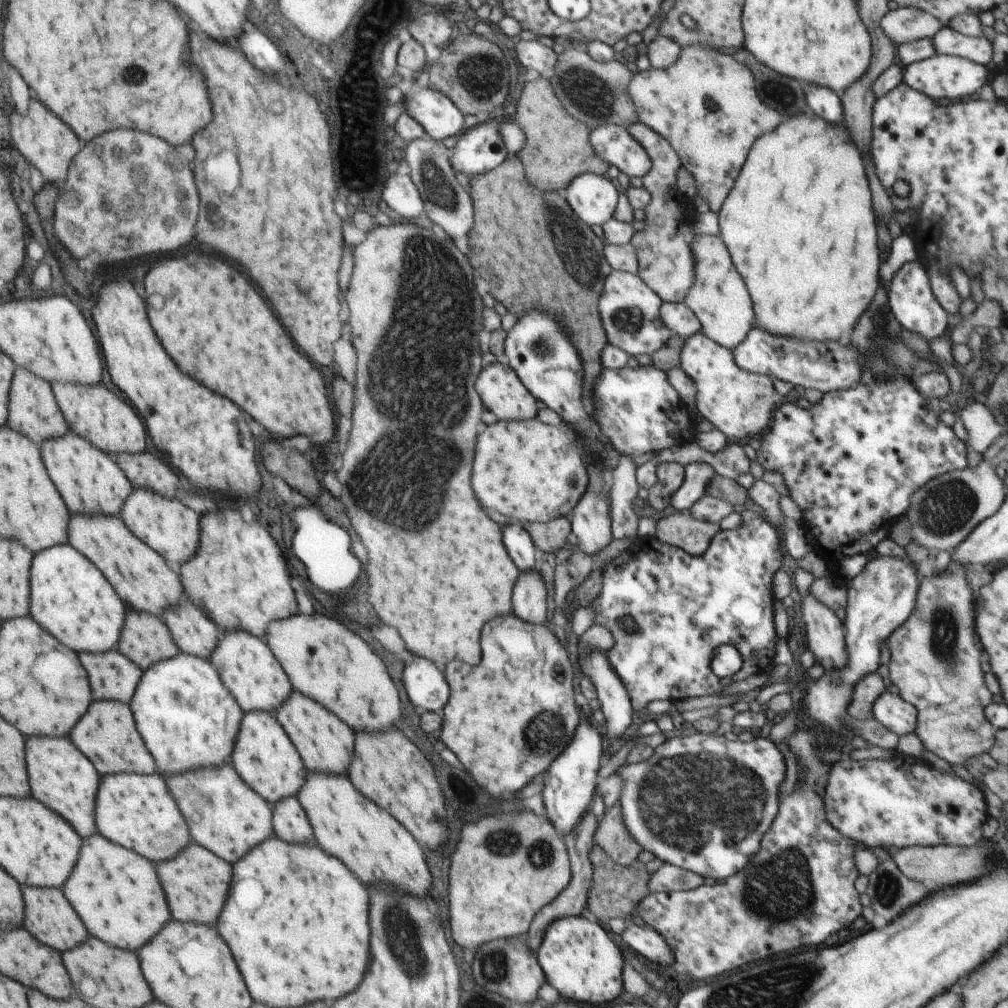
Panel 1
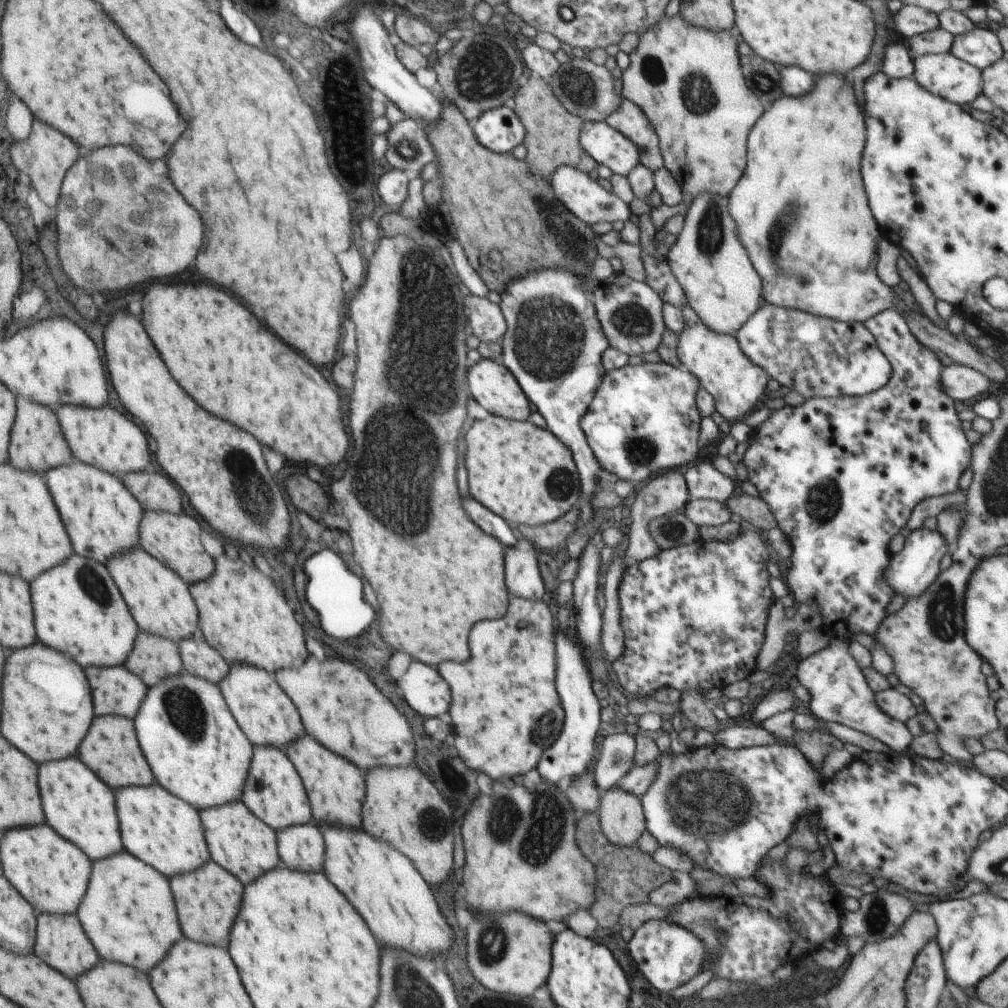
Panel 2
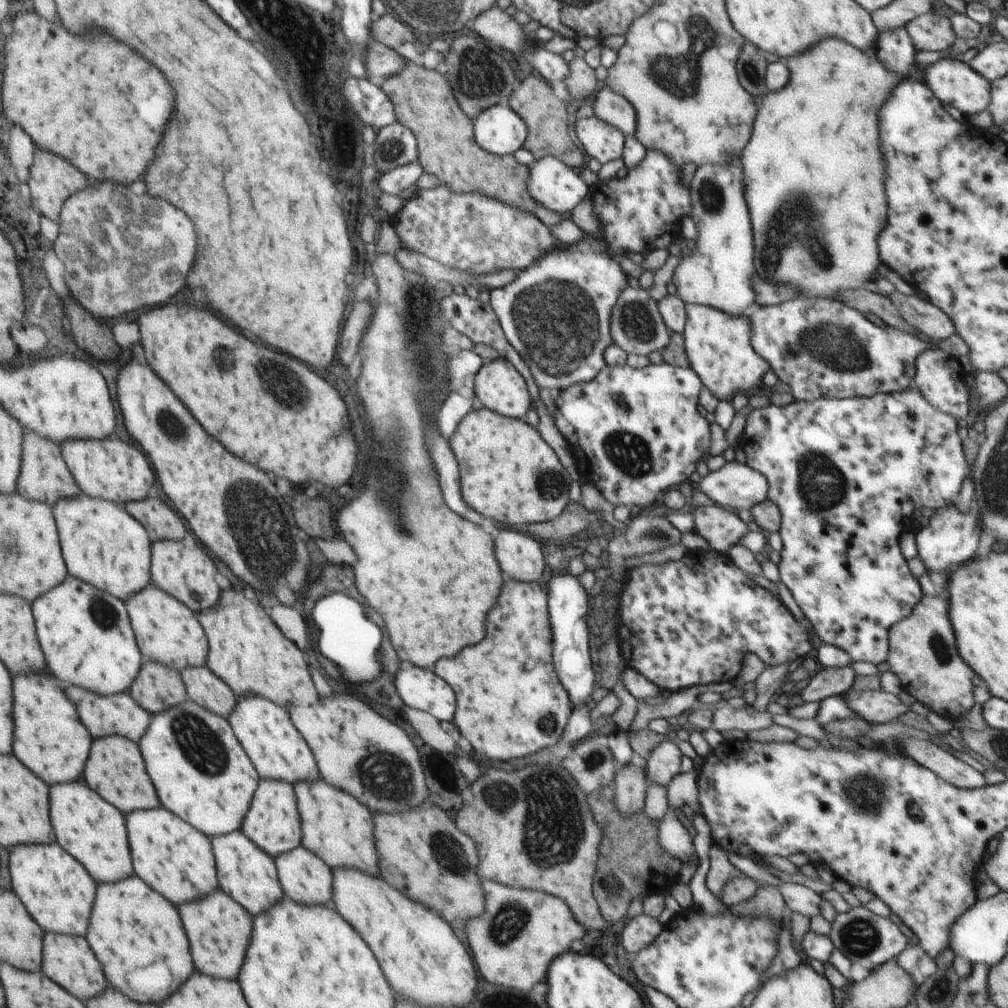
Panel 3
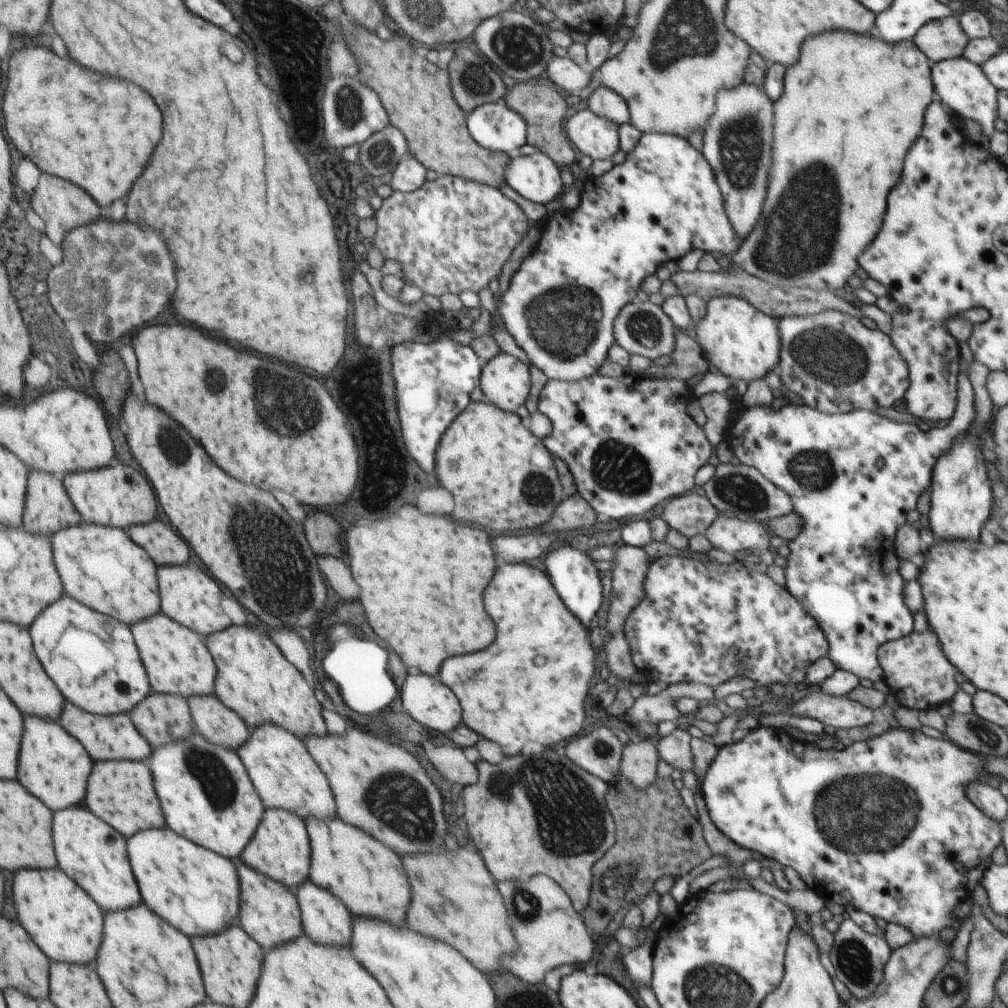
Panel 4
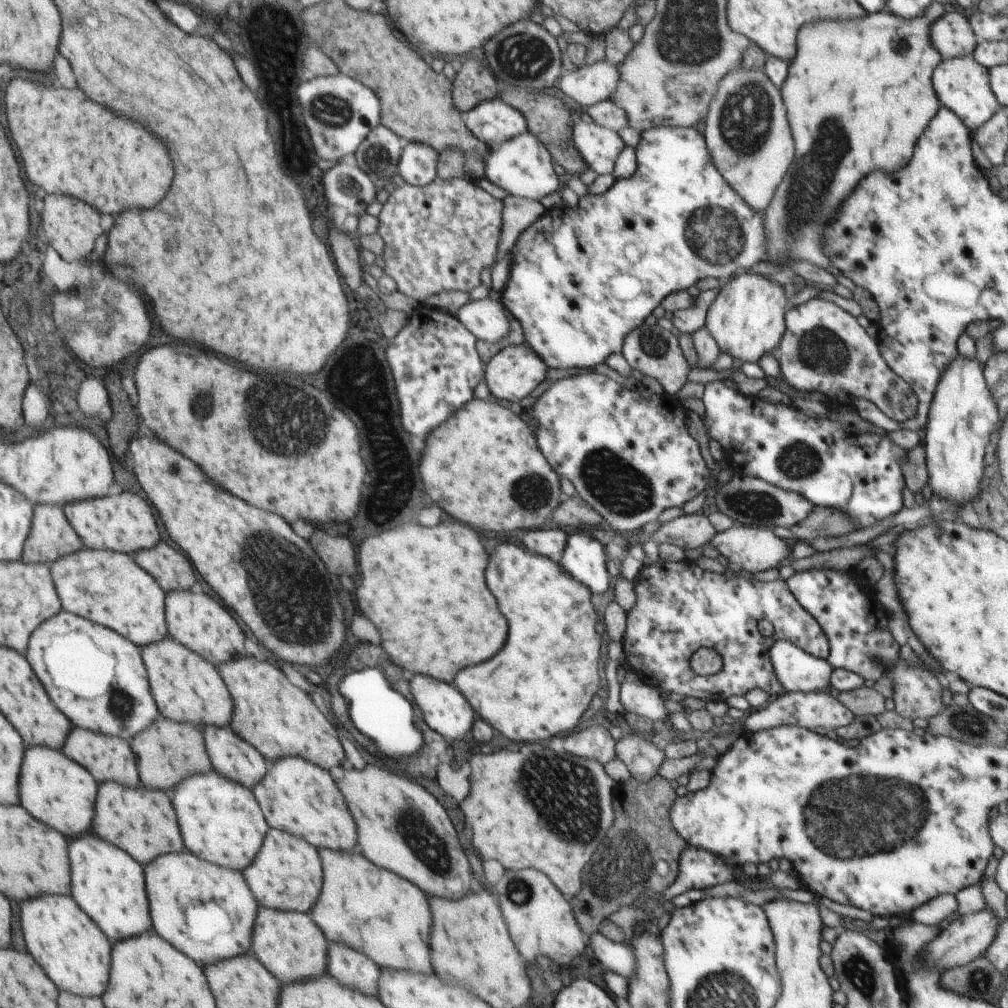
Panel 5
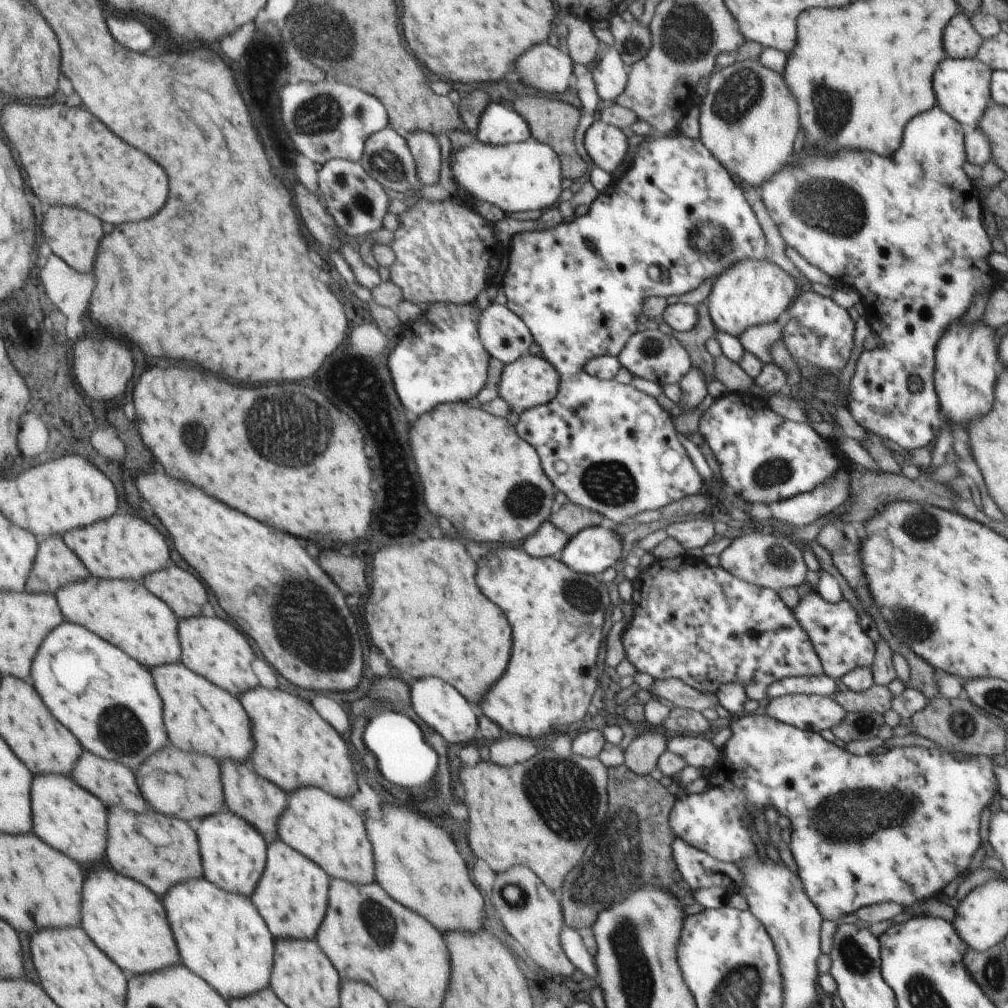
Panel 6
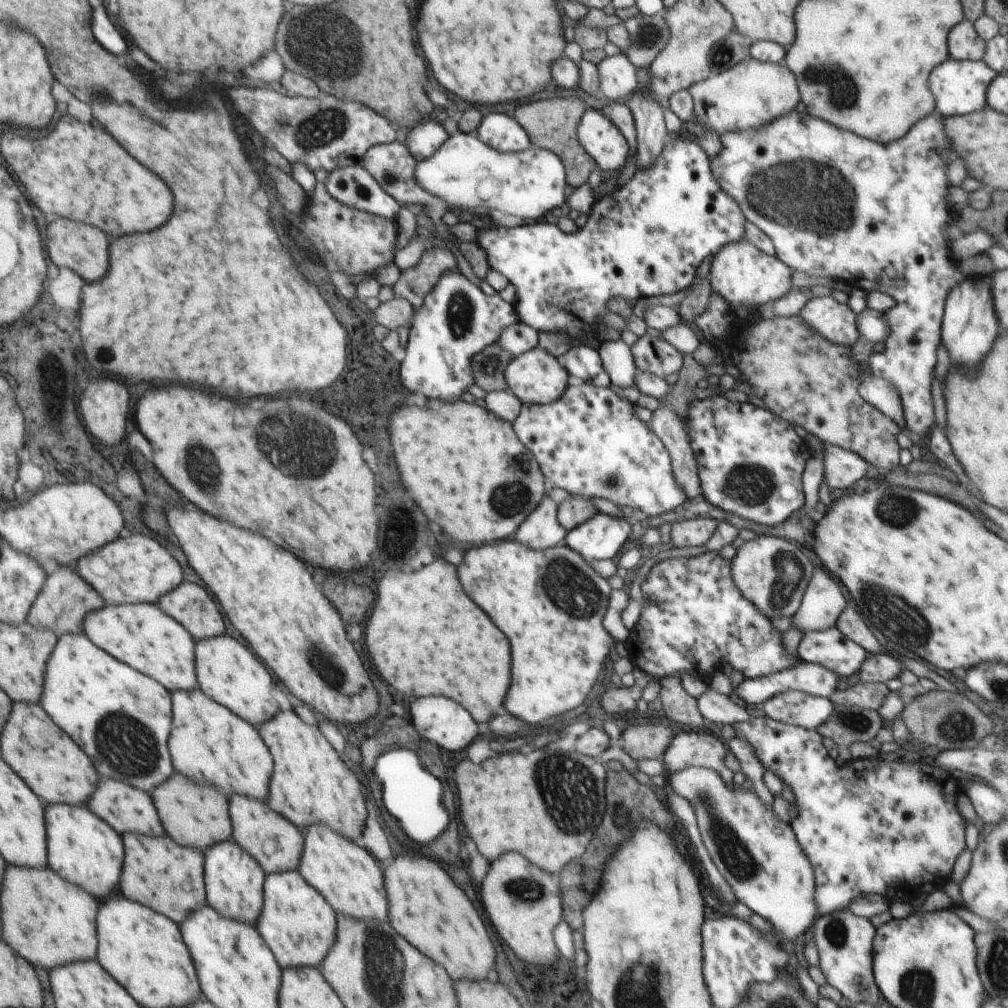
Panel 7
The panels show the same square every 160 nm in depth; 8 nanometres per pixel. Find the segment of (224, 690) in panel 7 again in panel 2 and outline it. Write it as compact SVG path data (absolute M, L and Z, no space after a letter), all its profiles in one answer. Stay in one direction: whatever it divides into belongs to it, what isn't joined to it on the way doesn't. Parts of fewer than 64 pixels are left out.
M162 511L143 512L142 548L149 555L156 557L166 568L175 572L188 586L206 580L215 571L215 562L204 549L200 534L202 534L202 528L198 524L198 520L183 512L180 515Z

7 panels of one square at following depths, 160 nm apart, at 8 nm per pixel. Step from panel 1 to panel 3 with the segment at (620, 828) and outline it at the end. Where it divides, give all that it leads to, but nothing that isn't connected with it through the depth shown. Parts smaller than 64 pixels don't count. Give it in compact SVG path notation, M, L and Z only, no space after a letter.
M628 763L617 769L613 785L614 802L624 818L630 818L644 808L644 798L648 786L649 778L645 766Z

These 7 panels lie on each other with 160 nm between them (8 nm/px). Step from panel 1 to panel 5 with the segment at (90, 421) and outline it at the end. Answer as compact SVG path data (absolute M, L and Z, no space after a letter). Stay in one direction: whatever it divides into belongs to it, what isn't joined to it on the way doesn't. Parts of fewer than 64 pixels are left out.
M114 492L104 499L90 499L68 503L63 511L71 527L83 541L83 548L91 551L116 551L130 556L156 547L160 542L160 532L152 508L138 496L128 492Z

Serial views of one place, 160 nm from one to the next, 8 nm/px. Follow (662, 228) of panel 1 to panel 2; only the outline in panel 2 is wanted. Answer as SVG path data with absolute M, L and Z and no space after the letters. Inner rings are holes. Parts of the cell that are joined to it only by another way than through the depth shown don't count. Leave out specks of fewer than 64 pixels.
M621 98L619 108L605 122L629 139L639 151L639 162L654 172L664 166L659 141L648 118L630 100ZM642 253L642 258L648 276L646 284L658 294L663 303L669 303L680 308L686 305L687 299L684 292L681 291L680 284L672 275L666 258L659 263L654 257L644 253Z

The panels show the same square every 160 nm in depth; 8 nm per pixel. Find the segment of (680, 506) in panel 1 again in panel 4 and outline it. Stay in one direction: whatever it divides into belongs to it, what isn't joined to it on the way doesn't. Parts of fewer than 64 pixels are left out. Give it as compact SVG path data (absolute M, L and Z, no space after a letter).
M718 463L714 476L706 482L701 492L717 508L719 516L738 519L742 511L744 520L760 523L763 527L768 527L776 517L794 511L792 499L785 490L766 480L756 469L744 465Z

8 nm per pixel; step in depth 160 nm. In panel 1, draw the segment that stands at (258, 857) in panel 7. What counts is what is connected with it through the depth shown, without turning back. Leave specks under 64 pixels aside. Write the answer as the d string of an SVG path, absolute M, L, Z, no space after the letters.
M184 592L181 603L167 611L162 619L170 627L180 652L210 660L222 632Z

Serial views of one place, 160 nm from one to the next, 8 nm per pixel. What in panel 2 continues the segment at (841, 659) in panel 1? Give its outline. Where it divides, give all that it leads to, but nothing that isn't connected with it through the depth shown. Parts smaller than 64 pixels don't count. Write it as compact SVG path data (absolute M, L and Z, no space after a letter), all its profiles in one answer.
M830 639L823 650L800 662L794 678L796 683L800 680L800 684L812 695L810 711L820 721L846 725L895 751L909 749L915 736L908 731L905 723L892 719L876 705L875 694L866 683L863 670L848 653L849 646L850 641Z

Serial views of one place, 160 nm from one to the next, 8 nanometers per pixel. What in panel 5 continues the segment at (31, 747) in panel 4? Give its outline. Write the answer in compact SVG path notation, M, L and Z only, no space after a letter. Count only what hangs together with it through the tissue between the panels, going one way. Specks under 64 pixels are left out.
M30 748L28 760L24 760L24 808L36 816L36 820L56 828L60 834L79 839L87 834L94 818L96 782L82 765L66 758L62 752L48 748Z

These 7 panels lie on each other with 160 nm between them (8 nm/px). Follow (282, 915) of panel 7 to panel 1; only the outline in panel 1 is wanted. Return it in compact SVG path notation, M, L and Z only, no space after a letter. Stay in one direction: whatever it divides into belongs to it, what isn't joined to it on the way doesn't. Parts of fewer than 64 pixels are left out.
M264 711L244 713L230 764L238 776L270 806L288 797L296 797L307 779L303 760L284 732L275 714Z

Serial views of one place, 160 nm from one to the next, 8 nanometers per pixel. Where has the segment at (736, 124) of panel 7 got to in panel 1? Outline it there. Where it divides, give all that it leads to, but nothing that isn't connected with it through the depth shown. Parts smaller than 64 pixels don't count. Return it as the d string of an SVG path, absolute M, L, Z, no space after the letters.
M701 234L690 243L694 276L684 302L698 317L701 331L714 342L733 349L750 332L754 324L752 298L744 286L742 276L720 234Z

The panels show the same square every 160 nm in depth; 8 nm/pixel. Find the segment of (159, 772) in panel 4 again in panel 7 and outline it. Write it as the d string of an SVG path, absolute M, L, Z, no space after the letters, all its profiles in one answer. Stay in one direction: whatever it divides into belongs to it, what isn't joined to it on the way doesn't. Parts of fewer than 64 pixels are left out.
M233 838L206 849L204 857L207 904L227 919L257 928L257 922L264 906L265 872L234 842Z

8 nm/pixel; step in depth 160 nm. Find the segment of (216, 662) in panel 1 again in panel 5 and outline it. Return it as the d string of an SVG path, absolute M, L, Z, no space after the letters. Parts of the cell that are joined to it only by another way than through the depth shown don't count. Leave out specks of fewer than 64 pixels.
M286 757L268 766L267 775L253 793L270 828L300 837L317 849L335 853L359 850L356 821L328 771L298 757Z

